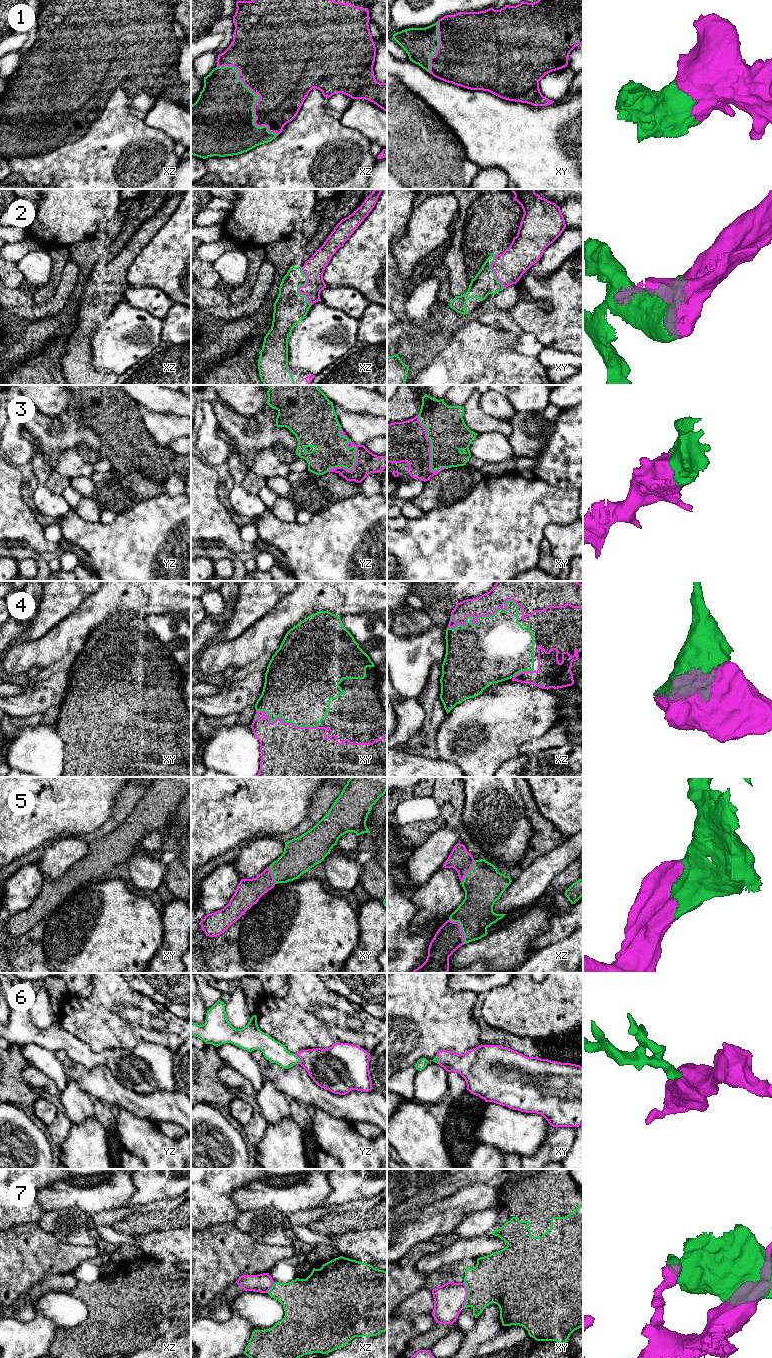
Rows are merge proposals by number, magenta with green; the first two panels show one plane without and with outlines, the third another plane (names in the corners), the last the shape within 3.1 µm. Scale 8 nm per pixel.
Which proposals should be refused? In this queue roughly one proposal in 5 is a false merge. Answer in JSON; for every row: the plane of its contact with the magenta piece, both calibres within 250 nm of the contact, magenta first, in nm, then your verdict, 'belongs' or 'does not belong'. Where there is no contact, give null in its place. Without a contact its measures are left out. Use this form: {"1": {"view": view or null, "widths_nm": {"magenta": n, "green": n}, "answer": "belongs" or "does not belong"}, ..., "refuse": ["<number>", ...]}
{"1": {"view": "xz", "widths_nm": {"magenta": 480, "green": 380}, "answer": "belongs"}, "2": {"view": "xz", "widths_nm": {"magenta": 160, "green": 260}, "answer": "belongs"}, "3": {"view": "xy", "widths_nm": {"magenta": 320, "green": 320}, "answer": "belongs"}, "4": {"view": "xz", "widths_nm": {"magenta": 180, "green": 440}, "answer": "belongs"}, "5": {"view": "xz", "widths_nm": {"magenta": 220, "green": 300}, "answer": "belongs"}, "6": {"view": "yz", "widths_nm": {"magenta": 320, "green": 170}, "answer": "belongs"}, "7": {"view": "xy", "widths_nm": {"magenta": 260, "green": 360}, "answer": "does not belong"}, "refuse": ["7"]}

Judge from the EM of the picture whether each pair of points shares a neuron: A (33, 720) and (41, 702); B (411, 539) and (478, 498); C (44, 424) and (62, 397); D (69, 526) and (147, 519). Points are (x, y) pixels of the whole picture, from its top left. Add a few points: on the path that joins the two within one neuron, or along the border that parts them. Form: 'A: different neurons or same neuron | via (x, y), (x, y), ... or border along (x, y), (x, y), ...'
A: different neurons | border along (42, 714), (13, 717)
B: same neuron | via (428, 539), (438, 539), (462, 515)
C: different neurons | border along (69, 404), (57, 416), (47, 416), (38, 411)
D: same neuron | via (88, 532), (128, 532)

